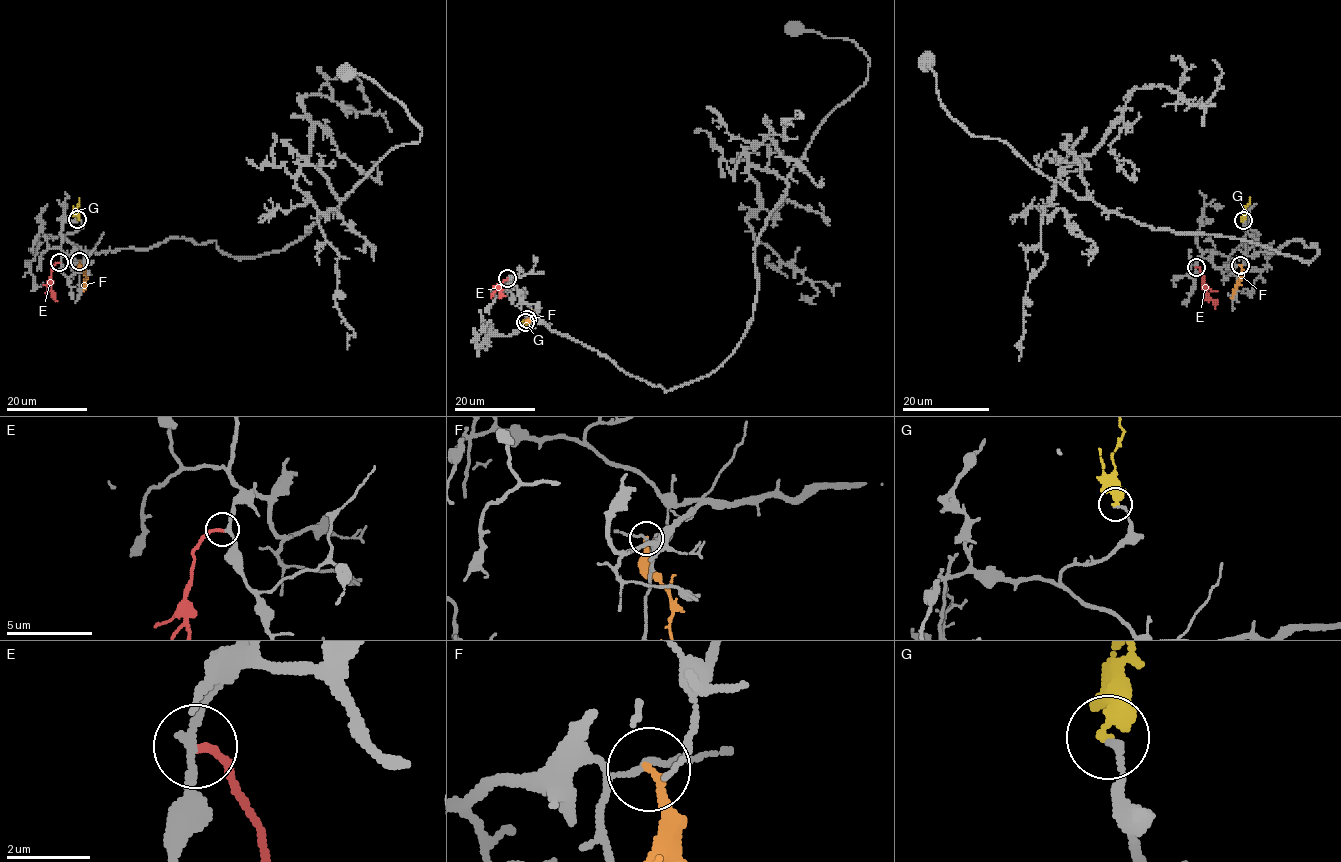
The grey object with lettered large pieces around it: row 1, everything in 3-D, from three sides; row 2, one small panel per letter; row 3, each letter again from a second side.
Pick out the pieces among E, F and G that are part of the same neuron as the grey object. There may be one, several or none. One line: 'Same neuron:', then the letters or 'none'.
Same neuron: E

